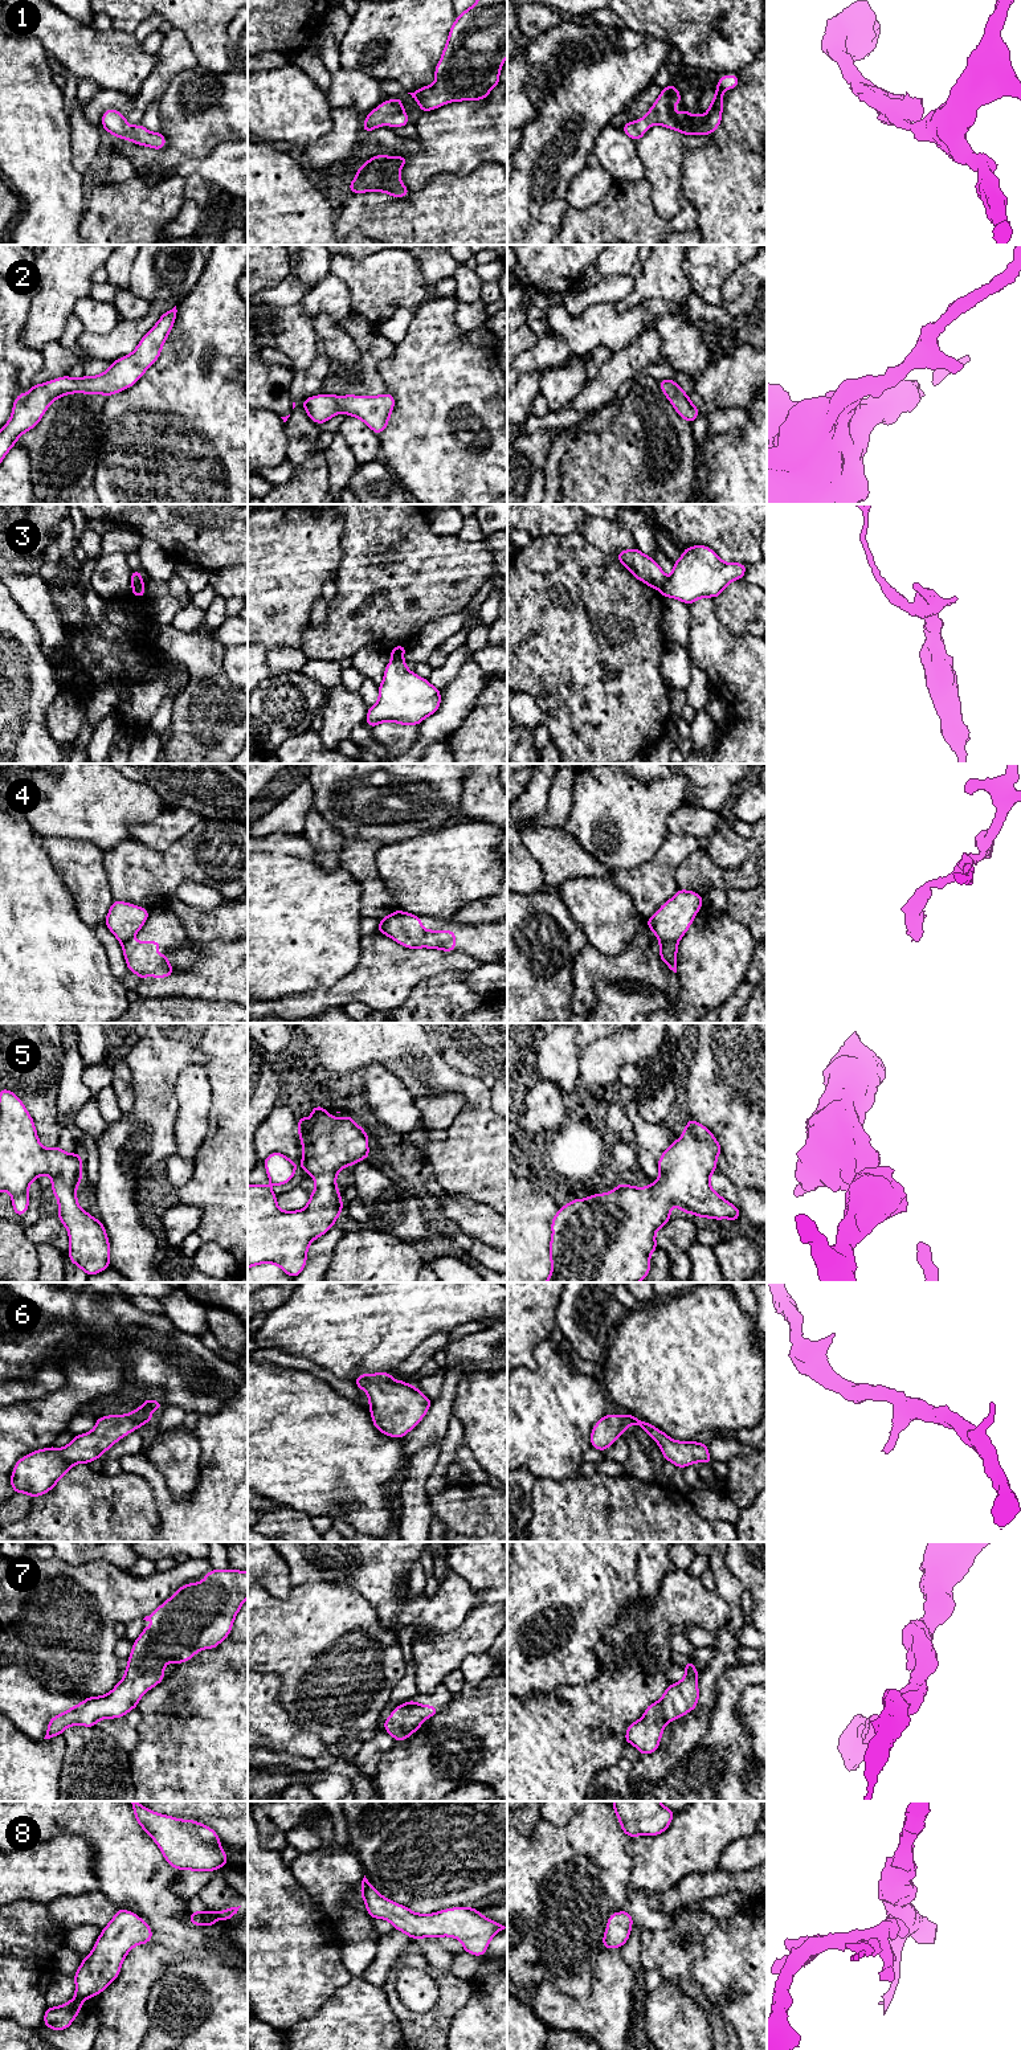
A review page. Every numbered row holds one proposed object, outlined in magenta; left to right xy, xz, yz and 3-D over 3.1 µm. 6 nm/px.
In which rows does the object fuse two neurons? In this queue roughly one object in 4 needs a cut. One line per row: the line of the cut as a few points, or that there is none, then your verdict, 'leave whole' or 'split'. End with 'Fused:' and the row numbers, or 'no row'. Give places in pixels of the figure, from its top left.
1: no cut; leave whole
2: no cut; leave whole
3: cut in yz along (666, 579), (660, 590); split
4: cut in yz along (660, 940), (677, 941); split
5: no cut; leave whole
6: no cut; leave whole
7: no cut; leave whole
8: no cut; leave whole
Fused: 3, 4

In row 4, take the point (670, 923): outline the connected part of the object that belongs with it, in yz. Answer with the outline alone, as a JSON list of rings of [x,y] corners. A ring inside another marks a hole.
[[[679,889],[646,921],[658,941],[679,941],[693,924],[705,899],[694,891]]]

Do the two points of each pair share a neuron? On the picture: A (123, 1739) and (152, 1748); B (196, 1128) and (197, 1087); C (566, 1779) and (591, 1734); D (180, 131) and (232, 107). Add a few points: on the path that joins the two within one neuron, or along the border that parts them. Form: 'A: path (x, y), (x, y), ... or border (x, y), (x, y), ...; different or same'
A: border (141, 1713), (137, 1729), (137, 1746), (130, 1752); different
B: path (196, 1117), (196, 1097); same
C: path (566, 1768), (566, 1759), (580, 1744); same
D: path (194, 121), (207, 114), (219, 114); same

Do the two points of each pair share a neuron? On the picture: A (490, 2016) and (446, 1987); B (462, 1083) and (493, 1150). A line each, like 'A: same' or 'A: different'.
A: different
B: same

